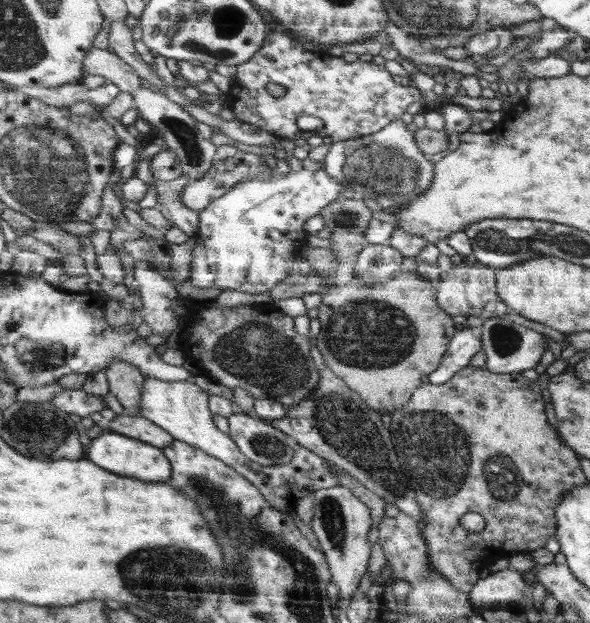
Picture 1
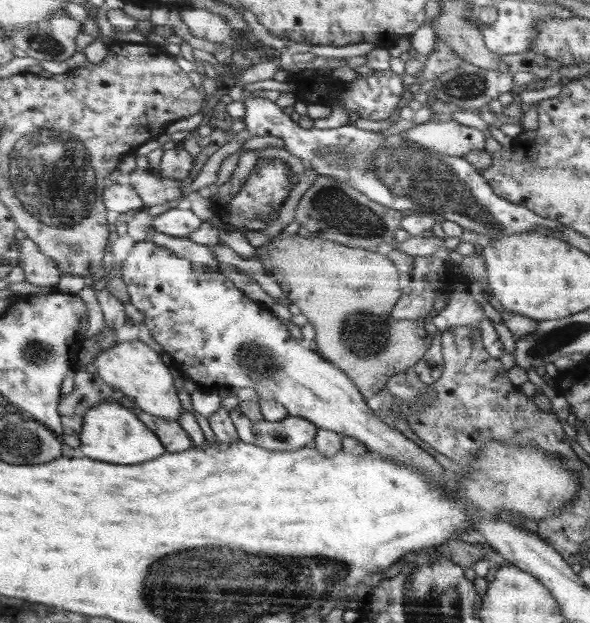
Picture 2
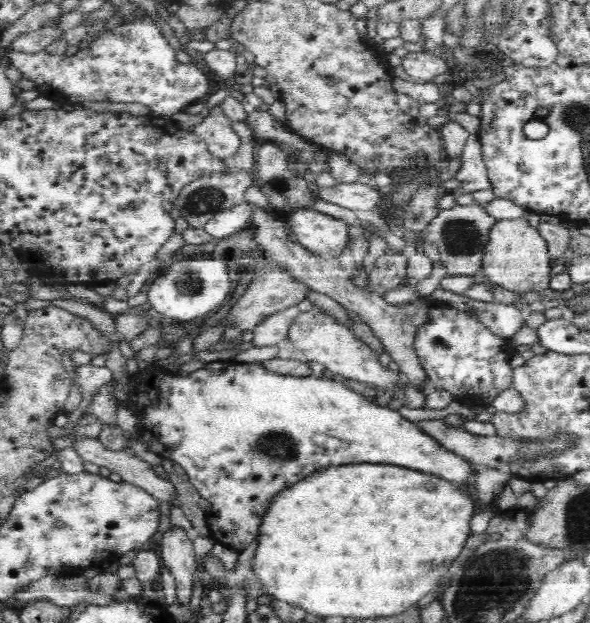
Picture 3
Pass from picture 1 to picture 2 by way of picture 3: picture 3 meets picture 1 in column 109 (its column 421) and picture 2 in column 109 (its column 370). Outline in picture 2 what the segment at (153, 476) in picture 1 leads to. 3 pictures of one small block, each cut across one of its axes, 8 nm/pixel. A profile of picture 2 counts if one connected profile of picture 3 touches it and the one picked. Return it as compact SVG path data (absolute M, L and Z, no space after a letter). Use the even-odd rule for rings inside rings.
M107 401L91 408L85 416L81 432L79 451L86 452L90 458L114 462L114 464L142 464L167 453L162 439L140 417L137 408L126 408L122 403Z

